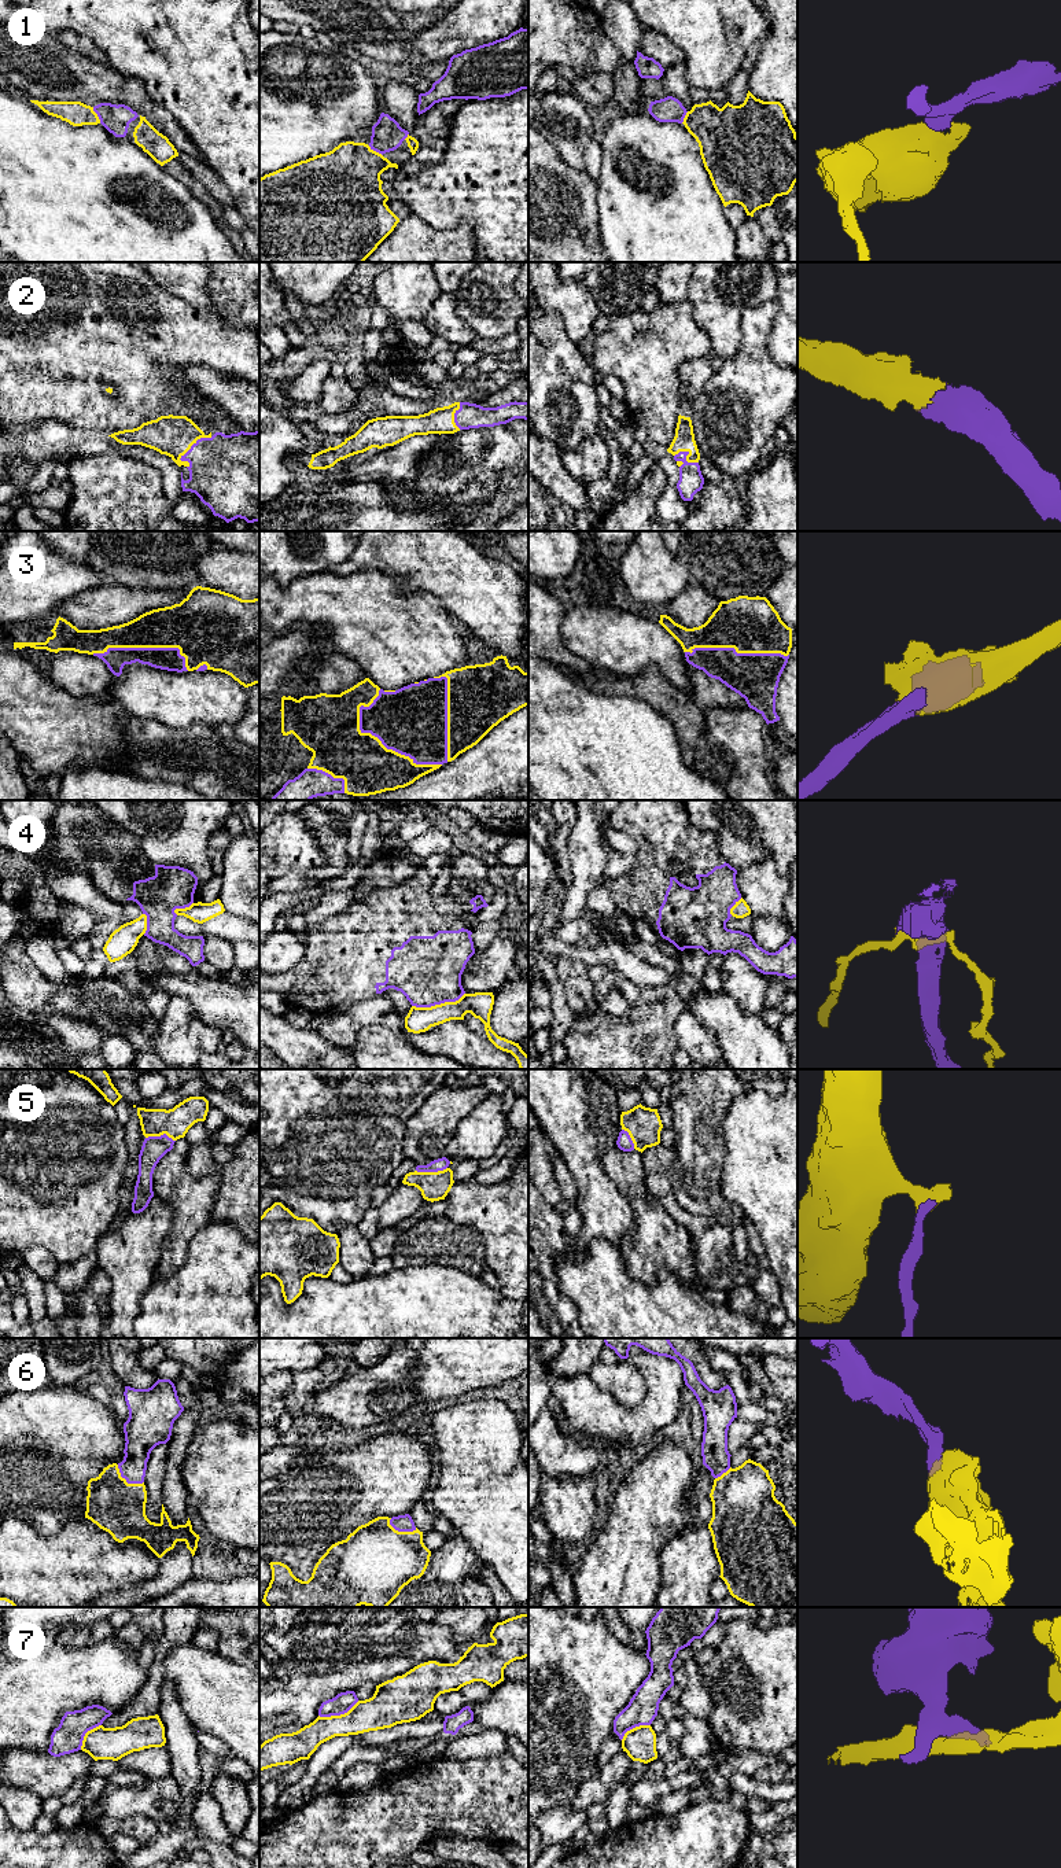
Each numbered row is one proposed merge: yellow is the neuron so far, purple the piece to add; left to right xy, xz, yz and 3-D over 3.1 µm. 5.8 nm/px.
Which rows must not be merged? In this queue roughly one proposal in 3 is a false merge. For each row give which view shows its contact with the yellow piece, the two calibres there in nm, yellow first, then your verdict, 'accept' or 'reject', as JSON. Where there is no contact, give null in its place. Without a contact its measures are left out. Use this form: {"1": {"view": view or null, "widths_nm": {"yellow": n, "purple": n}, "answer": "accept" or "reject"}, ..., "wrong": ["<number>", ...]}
{"1": {"view": "xy", "widths_nm": {"yellow": 140, "purple": 160}, "answer": "accept"}, "2": {"view": "xy", "widths_nm": {"yellow": 240, "purple": 440}, "answer": "accept"}, "3": {"view": "xz", "widths_nm": {"yellow": 320, "purple": 400}, "answer": "accept"}, "4": {"view": "xz", "widths_nm": {"yellow": 150, "purple": 400}, "answer": "reject"}, "5": {"view": "xz", "widths_nm": {"yellow": 170, "purple": 70}, "answer": "accept"}, "6": {"view": "xy", "widths_nm": {"yellow": 300, "purple": 170}, "answer": "accept"}, "7": {"view": "xz", "widths_nm": {"yellow": 200, "purple": 110}, "answer": "reject"}, "wrong": ["4", "7"]}

